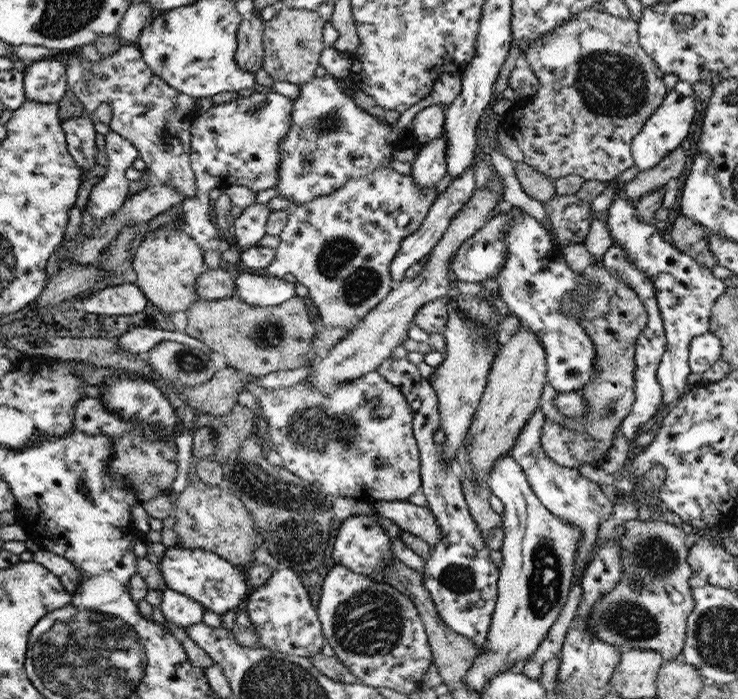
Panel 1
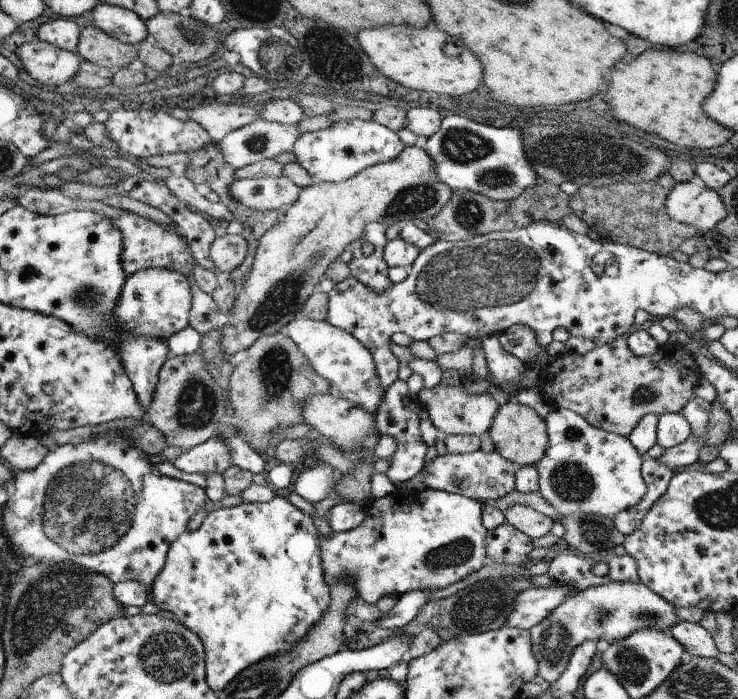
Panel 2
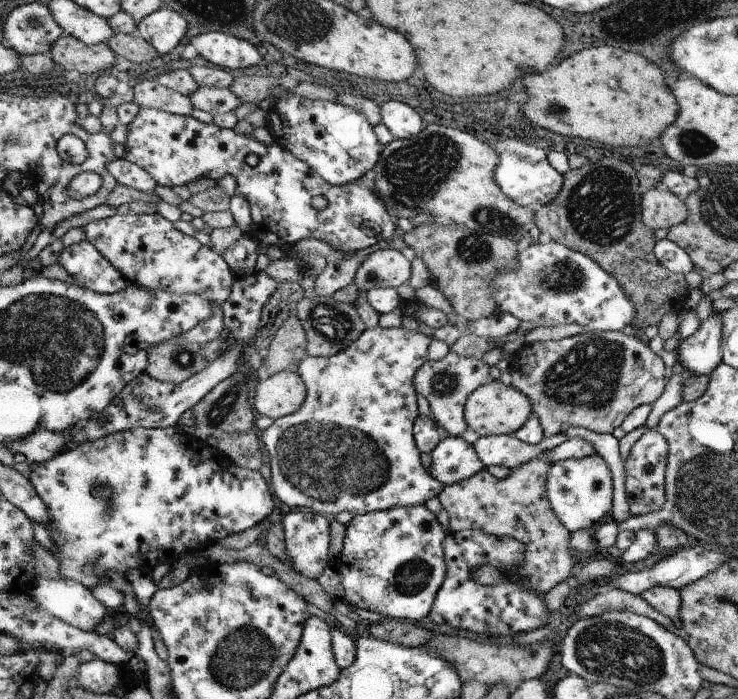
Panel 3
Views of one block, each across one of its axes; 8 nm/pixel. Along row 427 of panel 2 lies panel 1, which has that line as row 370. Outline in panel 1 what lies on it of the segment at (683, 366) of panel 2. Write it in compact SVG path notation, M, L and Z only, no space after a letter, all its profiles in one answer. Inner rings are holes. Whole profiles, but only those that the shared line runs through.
M583 243L571 245L560 252L570 269L576 274L586 276L586 283L582 283L576 299L590 298L592 301L580 309L574 309L574 316L580 316L580 324L596 346L596 375L586 383L586 387L578 389L577 392L587 403L586 413L578 420L583 430L570 431L562 423L546 418L542 425L541 447L546 456L559 465L578 468L582 464L599 465L606 458L608 449L614 446L614 438L622 420L633 410L636 401L634 350L636 340L646 328L648 318L636 291L626 285L626 281L614 277L604 266L602 258L592 256ZM588 284L594 284L598 289Z

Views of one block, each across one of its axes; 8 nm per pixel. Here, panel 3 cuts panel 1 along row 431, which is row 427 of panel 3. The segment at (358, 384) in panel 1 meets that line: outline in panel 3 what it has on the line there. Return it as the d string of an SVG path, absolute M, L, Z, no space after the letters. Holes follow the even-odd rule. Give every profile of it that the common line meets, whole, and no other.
M401 324L399 327L383 328L380 325L367 328L362 332L362 336L329 357L311 357L306 356L301 360L297 370L298 376L302 378L307 388L306 398L302 402L302 406L282 418L278 418L267 429L264 429L259 436L262 440L262 448L266 448L266 456L270 456L270 468L272 480L269 485L270 492L273 494L274 500L278 508L304 508L314 511L316 514L332 514L348 510L348 512L357 514L368 514L368 512L382 512L390 510L396 506L418 506L425 505L428 500L436 498L440 491L445 487L440 484L436 478L429 474L429 470L423 467L420 458L420 451L416 446L413 426L418 418L418 403L416 402L417 392L414 388L414 375L416 371L427 360L428 346L432 338L420 332L420 330L410 330Z

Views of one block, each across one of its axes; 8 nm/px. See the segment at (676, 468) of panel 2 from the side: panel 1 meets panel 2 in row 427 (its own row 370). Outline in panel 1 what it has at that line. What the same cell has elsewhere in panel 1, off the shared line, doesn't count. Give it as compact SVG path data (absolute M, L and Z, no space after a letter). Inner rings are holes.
M709 330L690 341L689 367L694 374L703 374L721 358L722 341Z

